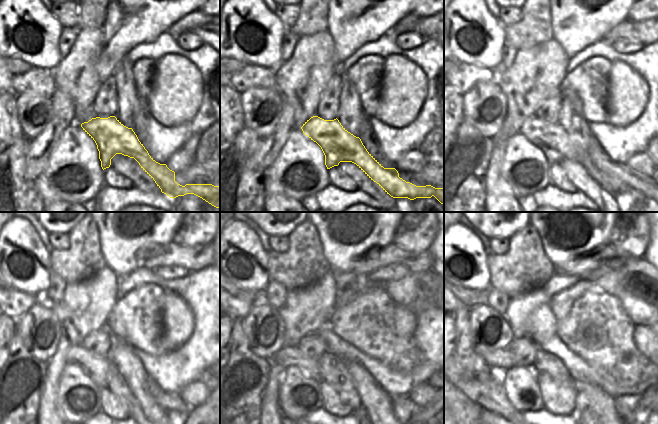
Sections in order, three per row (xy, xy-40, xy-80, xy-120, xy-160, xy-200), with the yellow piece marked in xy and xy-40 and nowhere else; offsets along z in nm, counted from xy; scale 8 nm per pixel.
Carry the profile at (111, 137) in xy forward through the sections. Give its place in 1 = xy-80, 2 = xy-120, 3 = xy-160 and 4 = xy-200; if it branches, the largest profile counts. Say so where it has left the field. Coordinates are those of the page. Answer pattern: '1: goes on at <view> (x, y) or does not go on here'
1: goes on at xy-80 (552, 139)
2: goes on at xy-120 (96, 366)
3: goes on at xy-160 (288, 355)
4: goes on at xy-200 (498, 360)

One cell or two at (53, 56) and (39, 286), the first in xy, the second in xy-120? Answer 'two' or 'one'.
one

